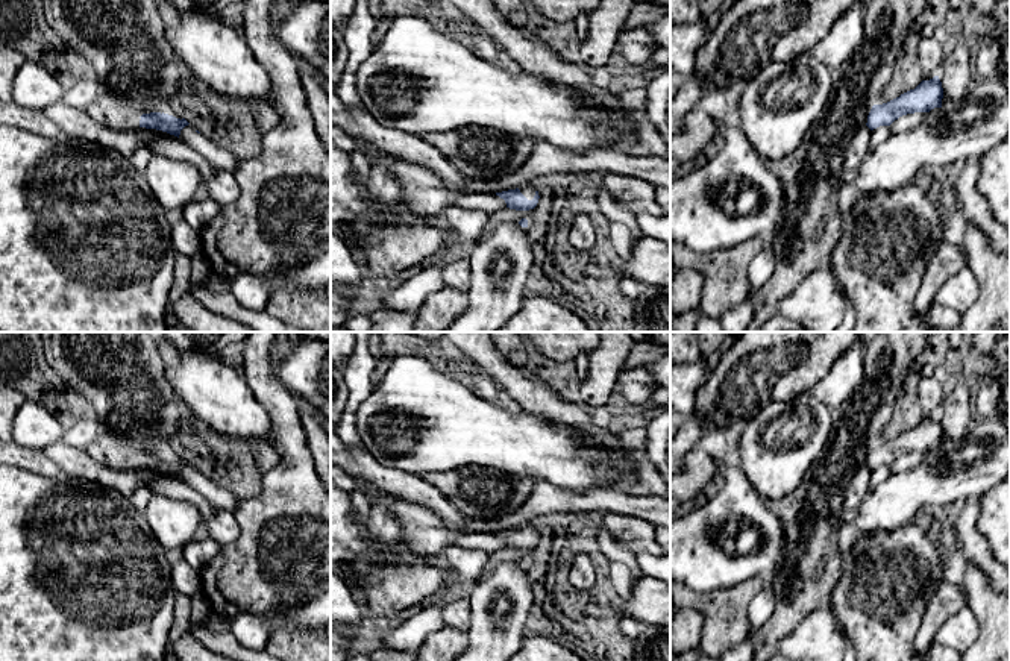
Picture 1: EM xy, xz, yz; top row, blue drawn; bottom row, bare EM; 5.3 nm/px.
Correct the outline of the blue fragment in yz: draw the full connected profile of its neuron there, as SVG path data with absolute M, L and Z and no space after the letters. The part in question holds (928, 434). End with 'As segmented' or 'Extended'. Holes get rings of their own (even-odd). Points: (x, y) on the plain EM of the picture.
M934 415L887 443L874 444L866 465L874 470L880 465L890 465L895 459L907 453L930 452L934 447L942 447L942 438L942 421L939 415Z. As segmented

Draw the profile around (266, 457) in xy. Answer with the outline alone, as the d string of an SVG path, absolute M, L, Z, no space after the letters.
M253 438L247 441L247 444L253 453L255 462L261 475L265 475L279 462L279 455L268 443L259 438Z

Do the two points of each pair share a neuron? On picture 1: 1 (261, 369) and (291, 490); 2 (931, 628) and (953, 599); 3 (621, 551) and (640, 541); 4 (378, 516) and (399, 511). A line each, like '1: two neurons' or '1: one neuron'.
1: one neuron
2: one neuron
3: two neurons
4: two neurons

